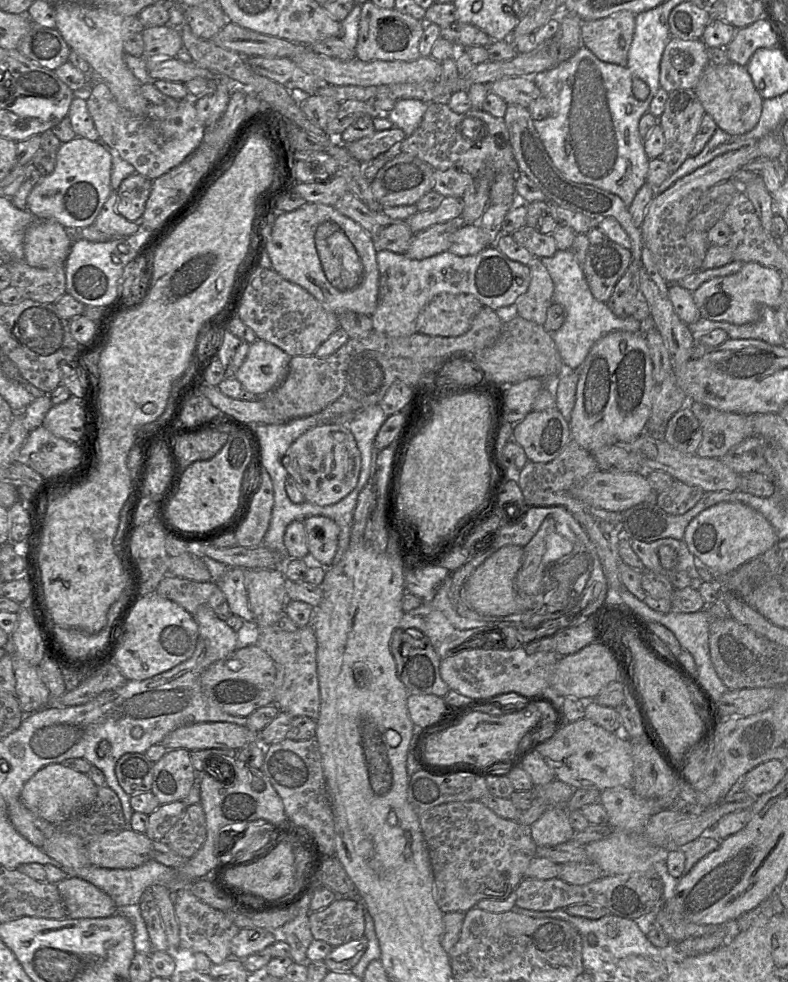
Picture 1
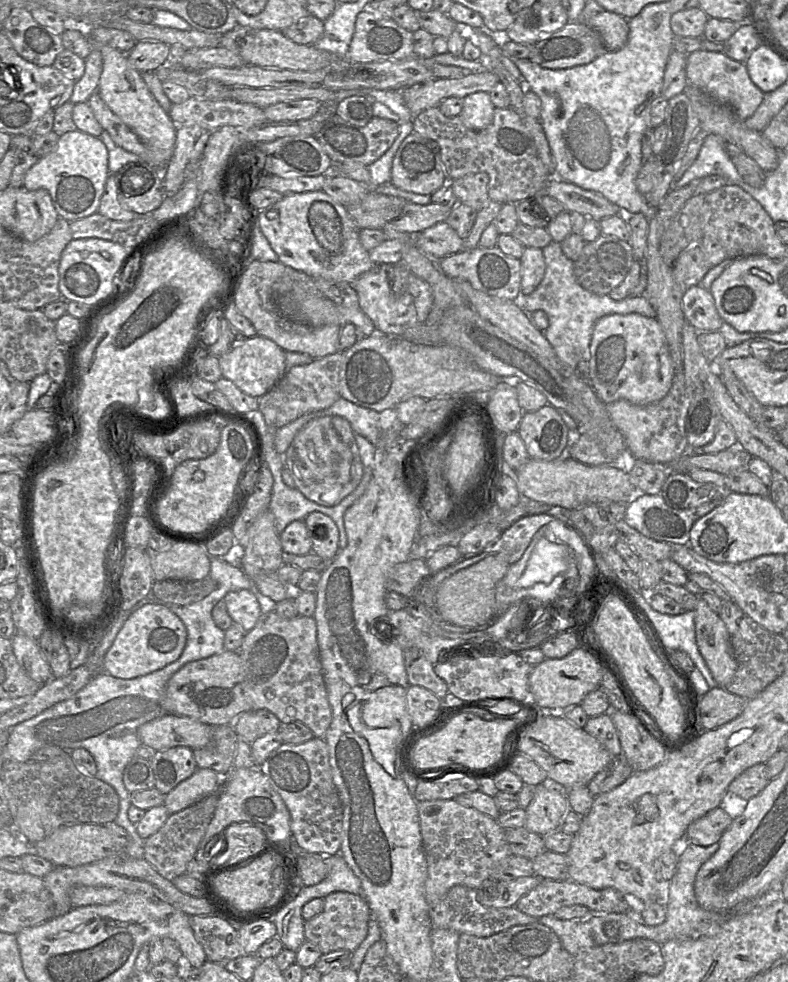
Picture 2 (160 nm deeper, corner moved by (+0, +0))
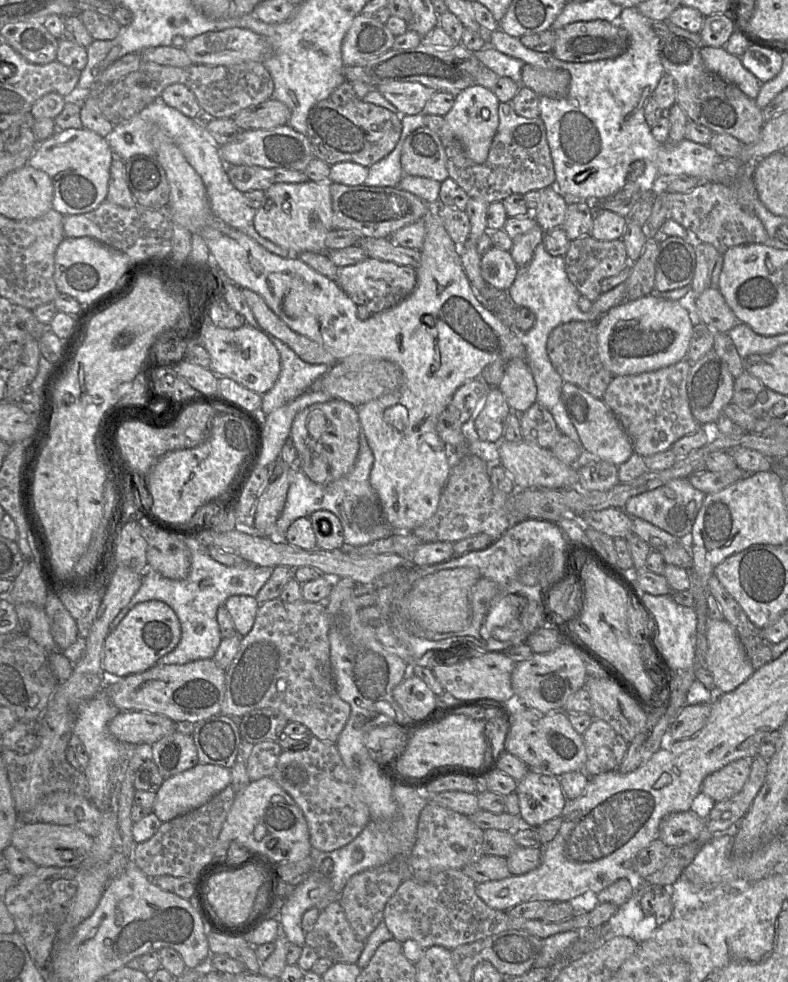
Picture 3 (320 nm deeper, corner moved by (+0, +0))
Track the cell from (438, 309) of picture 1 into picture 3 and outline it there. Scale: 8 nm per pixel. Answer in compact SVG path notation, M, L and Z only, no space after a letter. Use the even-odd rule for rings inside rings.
M368 257L355 265L338 267L335 282L357 306L364 306L371 314L376 314L407 298L417 284L417 275L410 266Z

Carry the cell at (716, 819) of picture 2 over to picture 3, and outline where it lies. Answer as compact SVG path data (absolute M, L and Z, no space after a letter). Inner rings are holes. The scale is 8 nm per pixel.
M675 812L664 817L659 825L659 838L669 847L679 847L696 840L706 821L695 812Z

